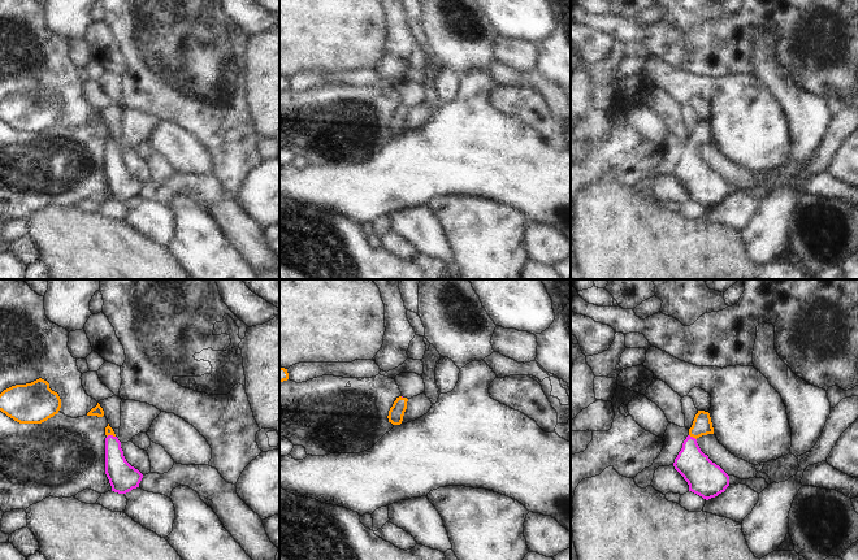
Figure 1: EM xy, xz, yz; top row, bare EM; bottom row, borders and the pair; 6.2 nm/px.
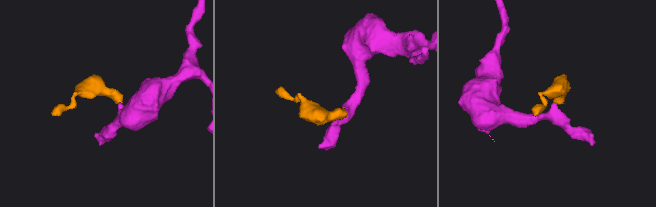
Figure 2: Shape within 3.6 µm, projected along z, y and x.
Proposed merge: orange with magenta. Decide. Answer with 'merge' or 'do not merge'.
merge

